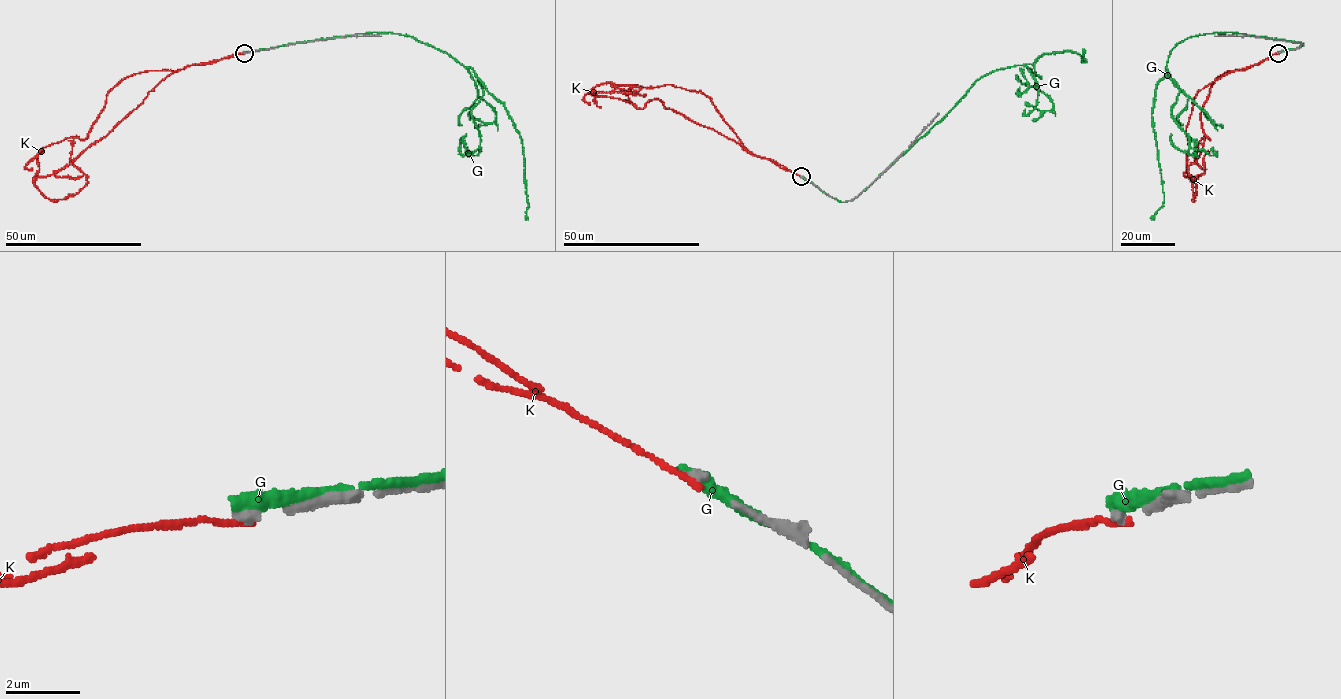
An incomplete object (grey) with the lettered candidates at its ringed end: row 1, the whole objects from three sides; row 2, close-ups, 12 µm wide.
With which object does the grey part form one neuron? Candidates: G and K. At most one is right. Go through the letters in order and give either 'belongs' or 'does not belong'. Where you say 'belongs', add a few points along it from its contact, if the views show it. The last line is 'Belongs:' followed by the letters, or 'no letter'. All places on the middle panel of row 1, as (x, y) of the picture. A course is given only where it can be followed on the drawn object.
G: does not belong
K: does not belong
Belongs: no letter

